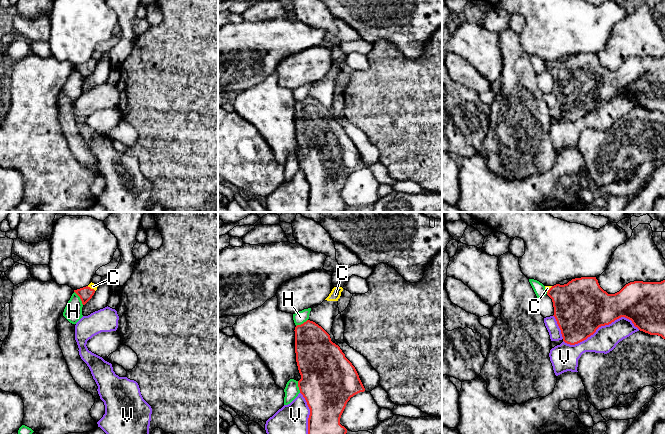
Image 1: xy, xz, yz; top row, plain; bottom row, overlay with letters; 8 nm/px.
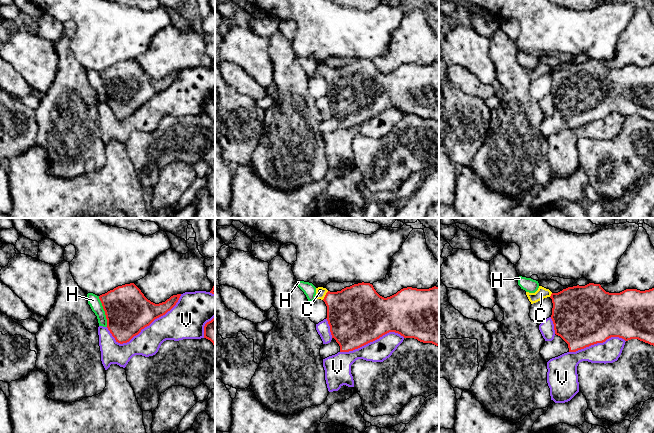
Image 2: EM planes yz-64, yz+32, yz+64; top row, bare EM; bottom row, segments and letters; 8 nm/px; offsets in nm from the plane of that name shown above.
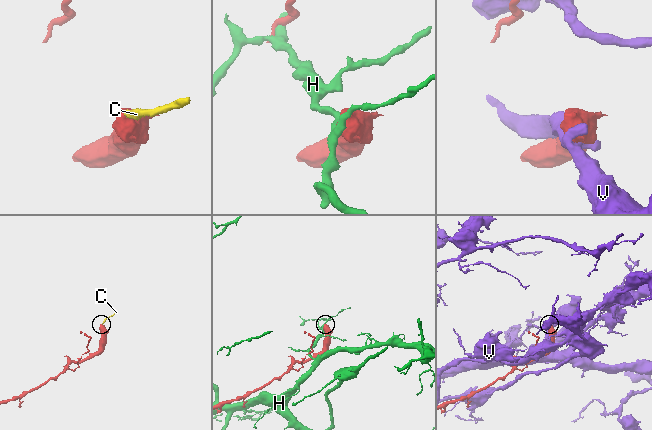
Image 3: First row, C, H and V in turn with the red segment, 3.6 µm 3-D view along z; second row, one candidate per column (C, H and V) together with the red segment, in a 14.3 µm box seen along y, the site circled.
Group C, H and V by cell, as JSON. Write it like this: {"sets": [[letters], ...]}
{"sets": [["C"], ["H"], ["V"]]}

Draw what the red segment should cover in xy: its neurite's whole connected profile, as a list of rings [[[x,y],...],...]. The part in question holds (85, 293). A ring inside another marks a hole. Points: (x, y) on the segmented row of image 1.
[[[90,283],[88,286],[74,290],[74,292],[80,297],[82,304],[85,305],[94,295],[98,285]]]

